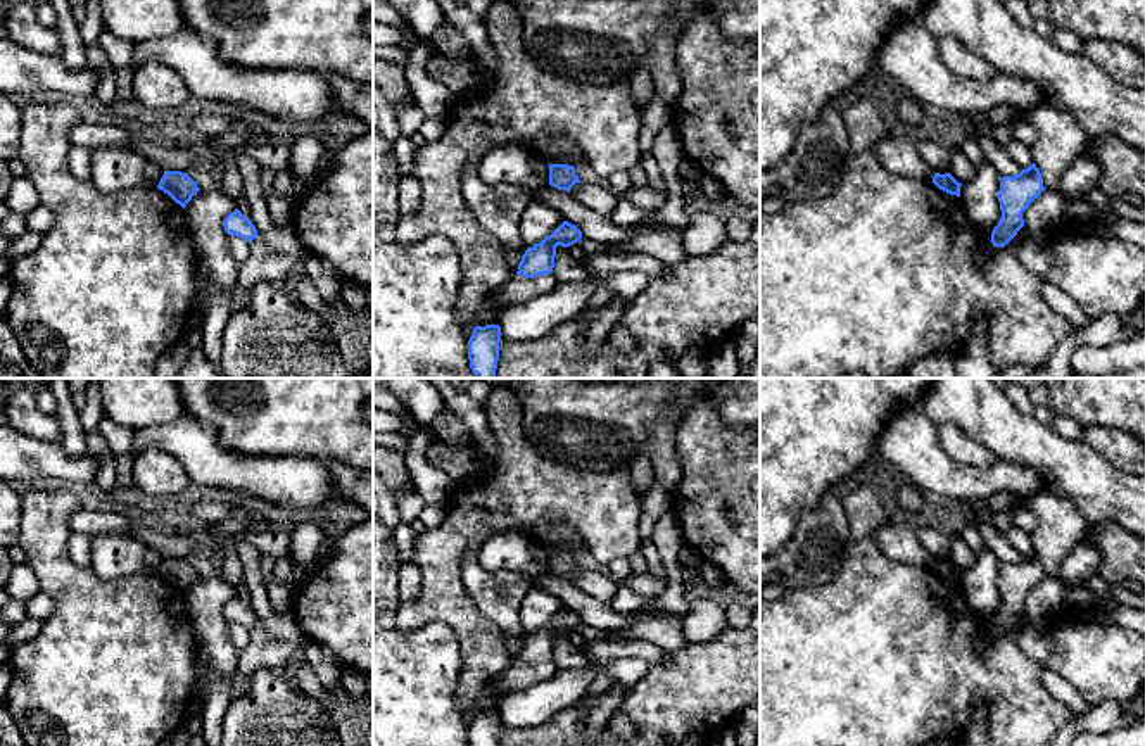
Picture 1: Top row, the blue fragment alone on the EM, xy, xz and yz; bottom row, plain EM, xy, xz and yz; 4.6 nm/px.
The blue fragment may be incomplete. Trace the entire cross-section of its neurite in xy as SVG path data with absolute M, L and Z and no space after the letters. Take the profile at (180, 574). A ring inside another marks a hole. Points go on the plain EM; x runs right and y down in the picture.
M164 558L157 575L168 580L183 596L200 577L197 570L187 560L181 558Z

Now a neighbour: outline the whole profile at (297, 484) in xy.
M190 414L138 430L133 439L133 456L147 447L159 447L174 456L197 489L238 490L288 511L313 511L332 499L340 499L325 461L233 452L218 442L211 423Z

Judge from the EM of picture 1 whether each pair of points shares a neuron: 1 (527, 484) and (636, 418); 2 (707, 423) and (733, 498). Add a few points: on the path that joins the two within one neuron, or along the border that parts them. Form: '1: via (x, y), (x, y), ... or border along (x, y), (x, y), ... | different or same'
1: border along (527, 439), (541, 455), (558, 463), (600, 474) | different
2: via (707, 442), (710, 453), (733, 479) | same

